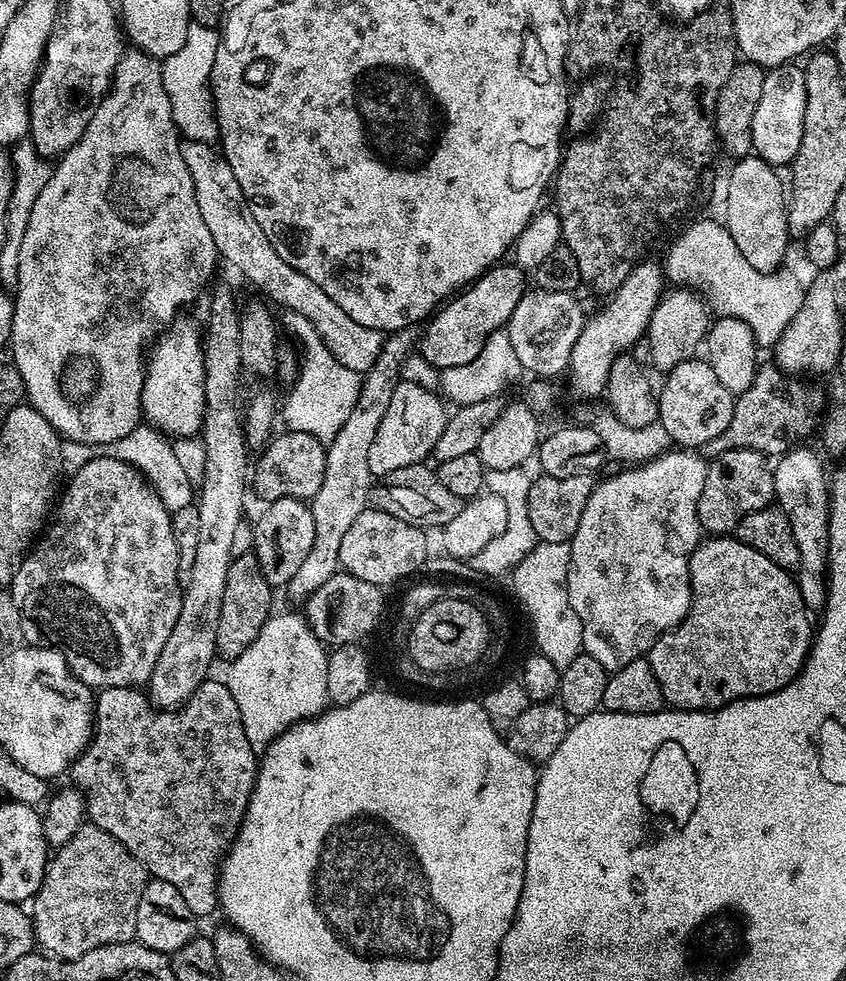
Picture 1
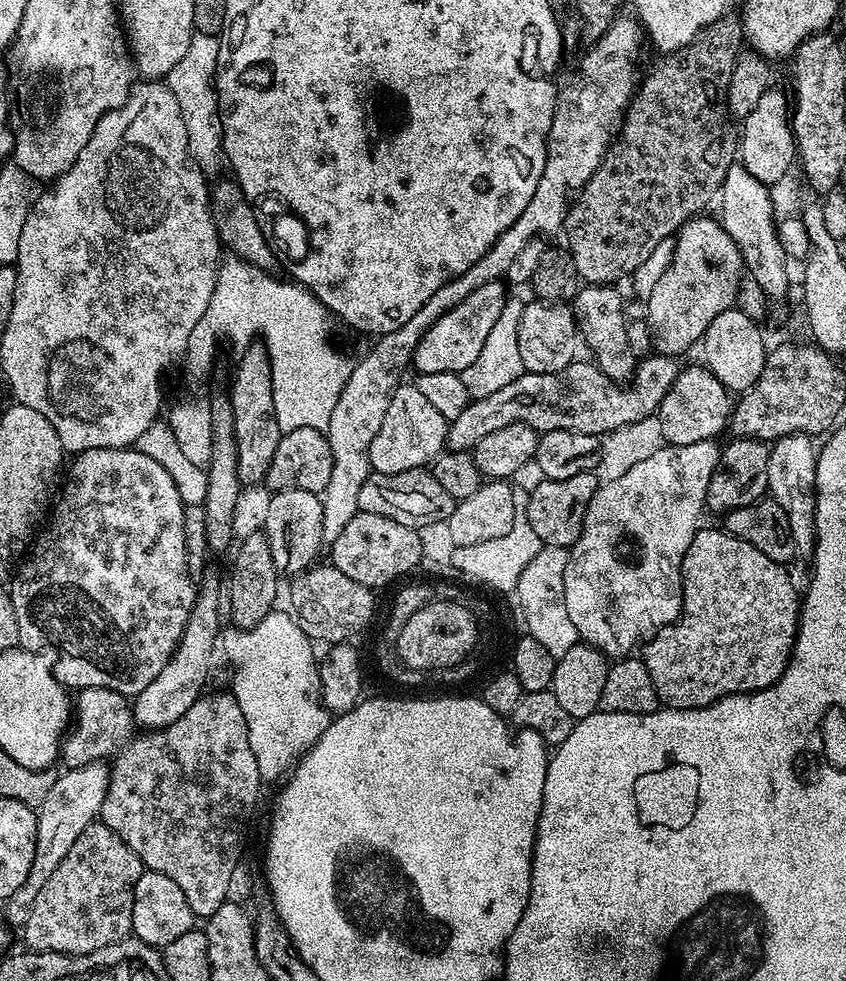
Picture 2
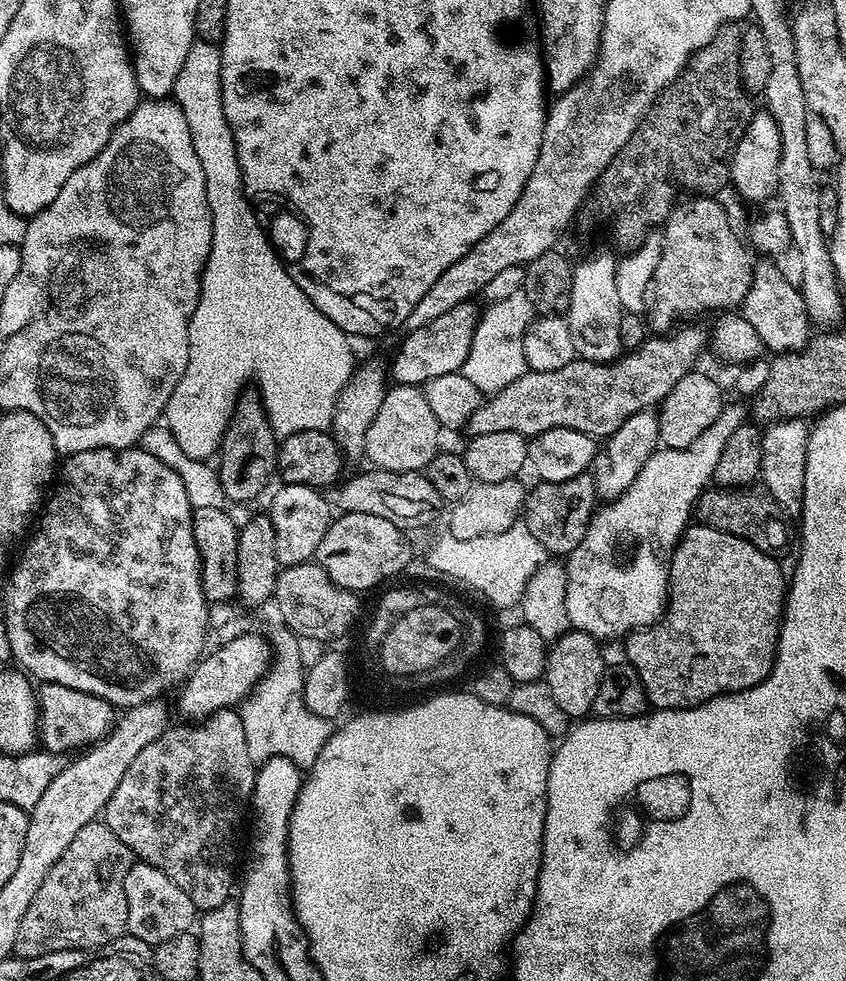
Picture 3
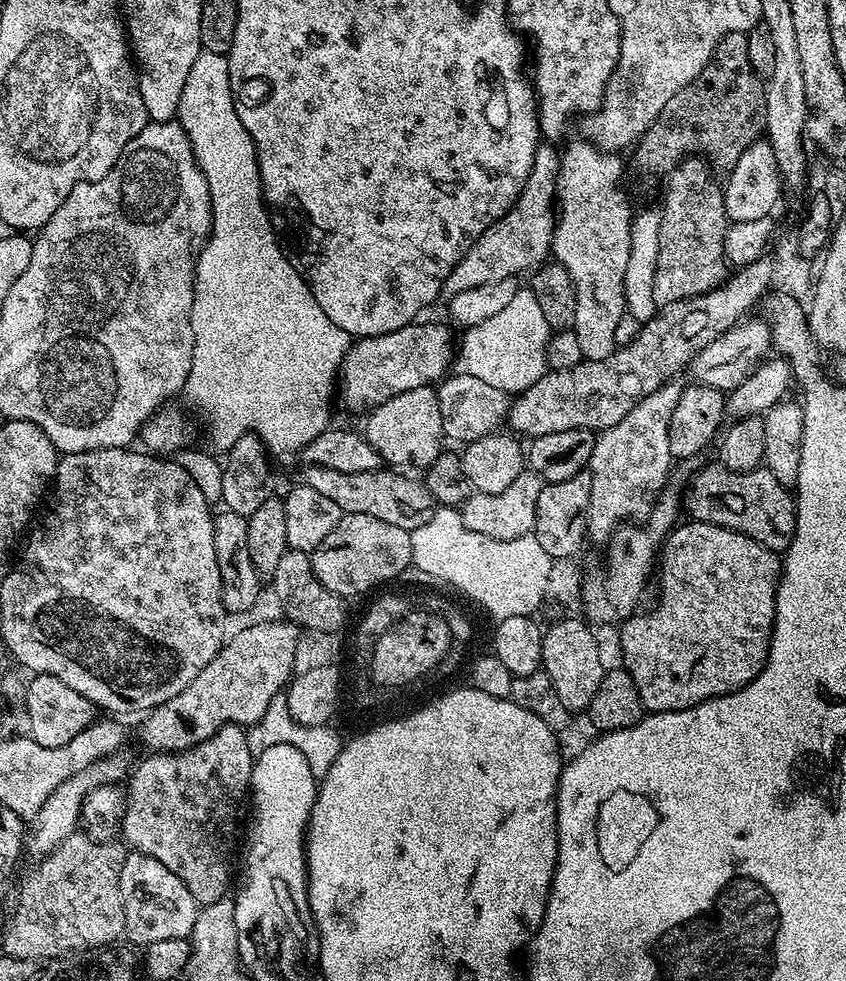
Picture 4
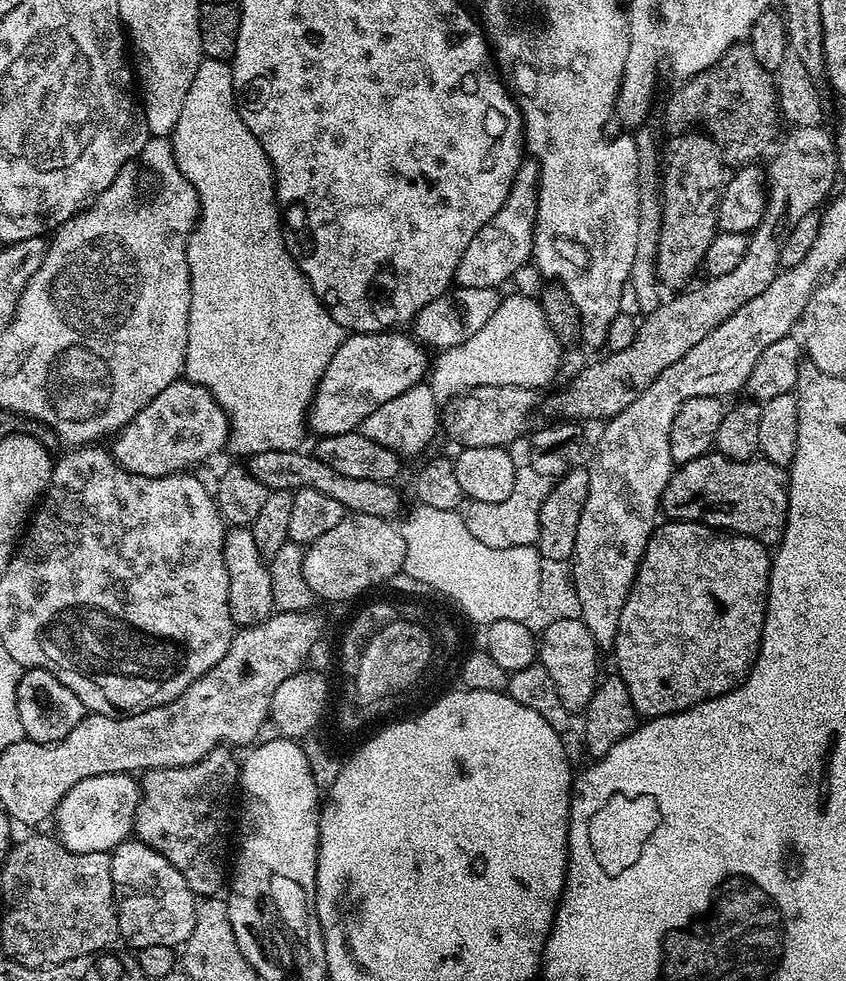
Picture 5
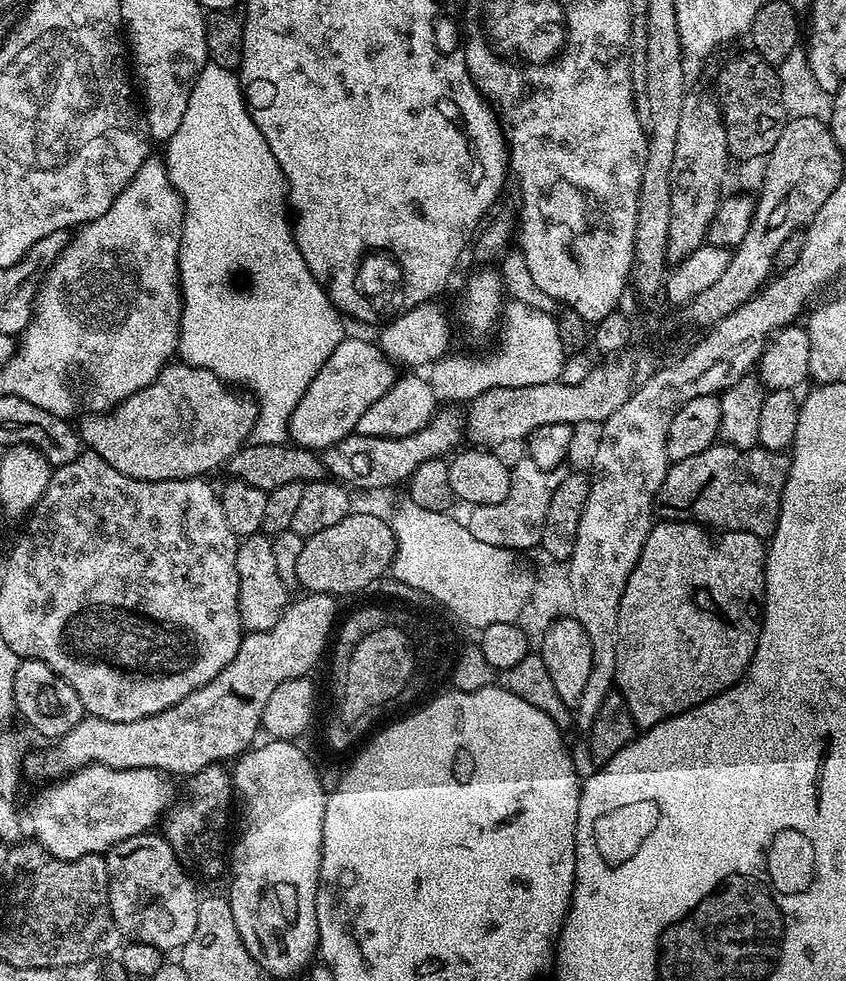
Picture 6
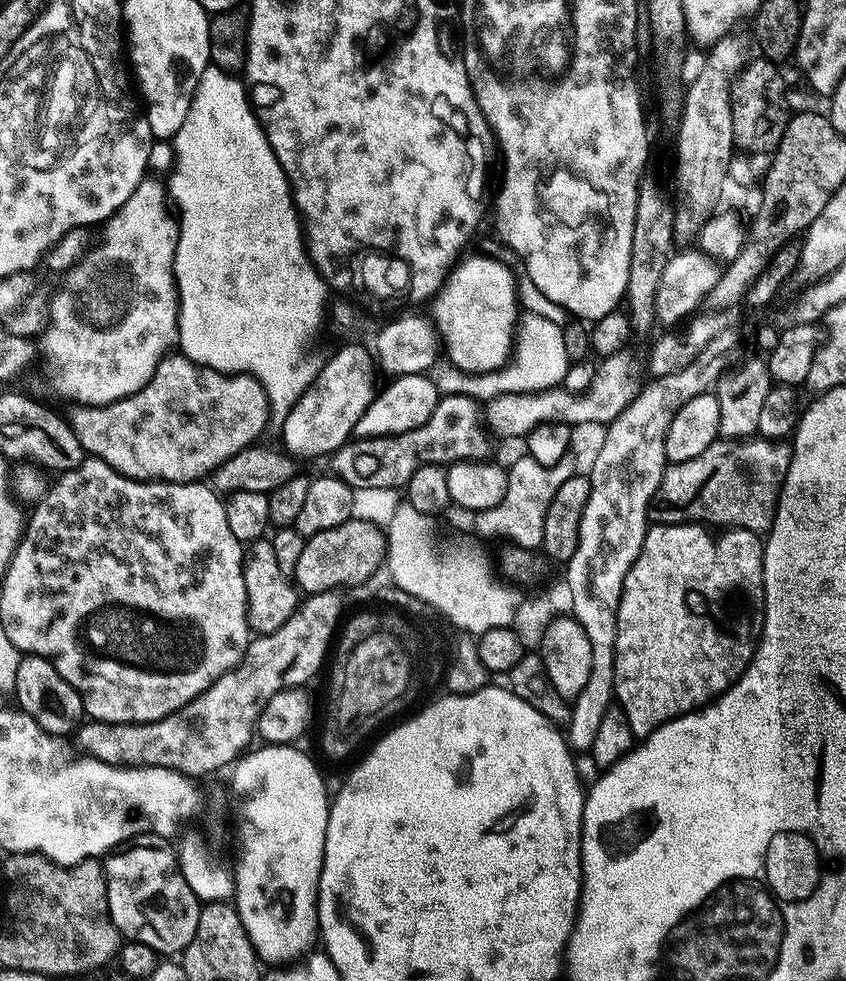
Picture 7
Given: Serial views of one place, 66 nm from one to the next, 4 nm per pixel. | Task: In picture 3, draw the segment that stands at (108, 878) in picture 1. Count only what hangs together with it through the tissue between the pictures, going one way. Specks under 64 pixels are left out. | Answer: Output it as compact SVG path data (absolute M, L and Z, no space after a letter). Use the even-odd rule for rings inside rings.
M93 822L82 826L74 842L54 863L46 880L38 889L38 894L26 911L26 916L19 927L15 946L15 955L20 958L38 958L42 954L55 952L75 952L77 950L95 950L114 942L128 930L128 911L126 910L126 874L130 874L134 857L130 846L110 830L103 822Z

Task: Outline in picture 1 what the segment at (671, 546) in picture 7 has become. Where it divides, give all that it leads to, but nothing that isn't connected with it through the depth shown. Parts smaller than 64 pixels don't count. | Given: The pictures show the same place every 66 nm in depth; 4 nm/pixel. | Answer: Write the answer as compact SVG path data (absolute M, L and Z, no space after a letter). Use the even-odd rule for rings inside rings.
M712 534L701 539L692 551L690 566L690 586L692 587L692 605L684 616L683 622L671 632L664 632L648 649L646 658L650 662L650 670L654 670L654 678L658 678L658 686L662 686L665 705L676 710L686 712L707 712L732 704L736 700L745 700L748 696L765 696L771 692L782 690L790 681L801 672L804 663L808 660L808 652L812 648L814 639L814 624L808 621L809 609L804 603L799 586L796 585L795 575L789 569L778 566L778 562L770 562L766 554L758 554L754 546L746 546L746 542L736 539L732 534Z

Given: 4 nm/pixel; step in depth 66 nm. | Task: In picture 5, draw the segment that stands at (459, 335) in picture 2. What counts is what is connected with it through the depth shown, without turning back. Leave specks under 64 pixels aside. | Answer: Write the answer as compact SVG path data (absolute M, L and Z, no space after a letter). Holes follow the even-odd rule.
M389 330L345 335L342 346L338 346L318 382L308 414L308 424L317 437L357 431L360 423L374 414L378 406L390 402L390 398L398 398L398 394L410 390L429 375L429 349L420 340L402 333Z

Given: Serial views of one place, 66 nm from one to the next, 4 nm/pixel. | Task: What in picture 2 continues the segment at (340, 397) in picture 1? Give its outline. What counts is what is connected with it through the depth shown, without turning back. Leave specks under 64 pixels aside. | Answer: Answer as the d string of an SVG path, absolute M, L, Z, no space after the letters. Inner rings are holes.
M232 254L228 257L221 259L220 269L218 270L218 278L214 286L214 294L210 298L210 306L206 306L206 314L202 314L202 318L198 318L198 322L194 326L194 330L190 330L190 342L188 349L184 351L182 357L182 364L188 367L188 372L196 380L204 380L212 372L212 359L216 356L216 347L219 346L220 340L228 339L230 343L236 347L236 350L243 350L253 343L257 337L262 338L262 343L268 350L268 357L270 358L270 366L272 367L272 389L274 390L274 414L278 418L278 426L281 430L290 428L301 428L302 426L310 426L311 428L318 428L321 430L327 429L330 422L330 414L334 414L334 406L338 406L338 398L342 394L342 390L346 386L346 382L352 373L353 361L347 360L338 349L332 345L332 336L328 333L328 320L330 321L330 313L307 288L301 288L299 284L293 282L291 279L283 278L279 280L278 277L272 276L273 274L267 268L259 268L253 264L248 264L245 260L241 260L239 256Z

